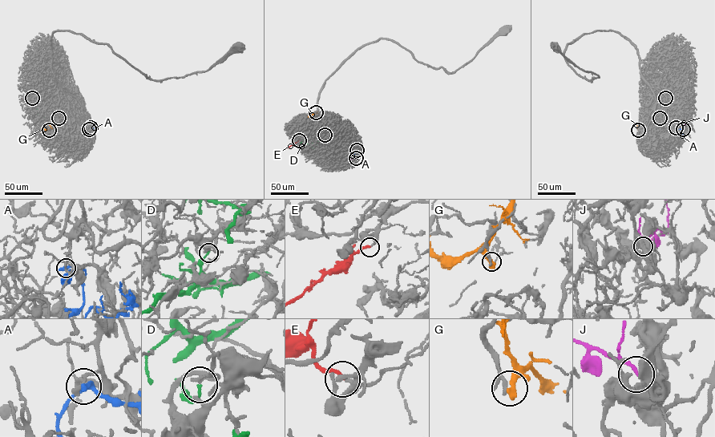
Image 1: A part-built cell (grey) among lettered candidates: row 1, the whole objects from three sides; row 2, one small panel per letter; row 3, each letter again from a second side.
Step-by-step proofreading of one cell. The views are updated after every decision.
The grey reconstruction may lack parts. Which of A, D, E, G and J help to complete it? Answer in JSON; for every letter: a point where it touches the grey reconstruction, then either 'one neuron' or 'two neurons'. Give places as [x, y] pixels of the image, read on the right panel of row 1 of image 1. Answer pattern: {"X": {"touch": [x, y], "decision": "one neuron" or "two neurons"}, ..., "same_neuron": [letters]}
{"A": {"touch": [676, 127], "decision": "two neurons"}, "D": {"touch": [660, 118], "decision": "two neurons"}, "E": {"touch": [665, 98], "decision": "one neuron"}, "G": {"touch": [638, 130], "decision": "two neurons"}, "J": {"touch": [683, 129], "decision": "two neurons"}, "same_neuron": ["E"]}

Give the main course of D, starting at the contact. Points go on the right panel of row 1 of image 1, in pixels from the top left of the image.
D: (660, 118), (667, 123), (667, 115), (672, 115), (672, 119), (667, 114)

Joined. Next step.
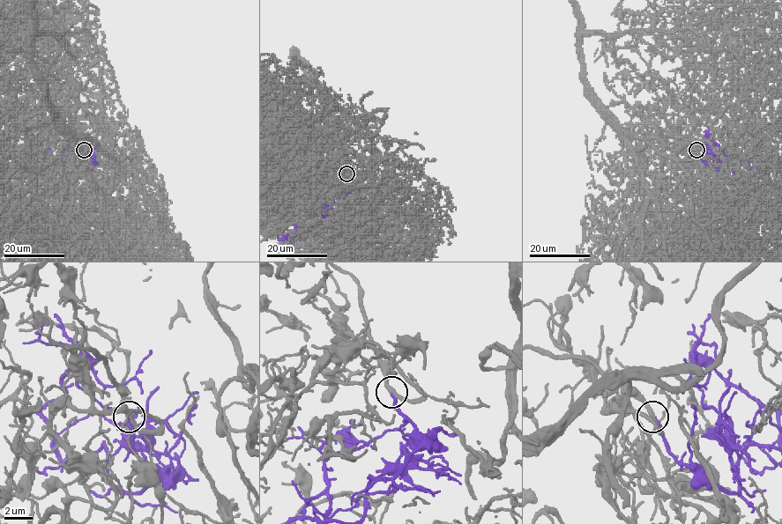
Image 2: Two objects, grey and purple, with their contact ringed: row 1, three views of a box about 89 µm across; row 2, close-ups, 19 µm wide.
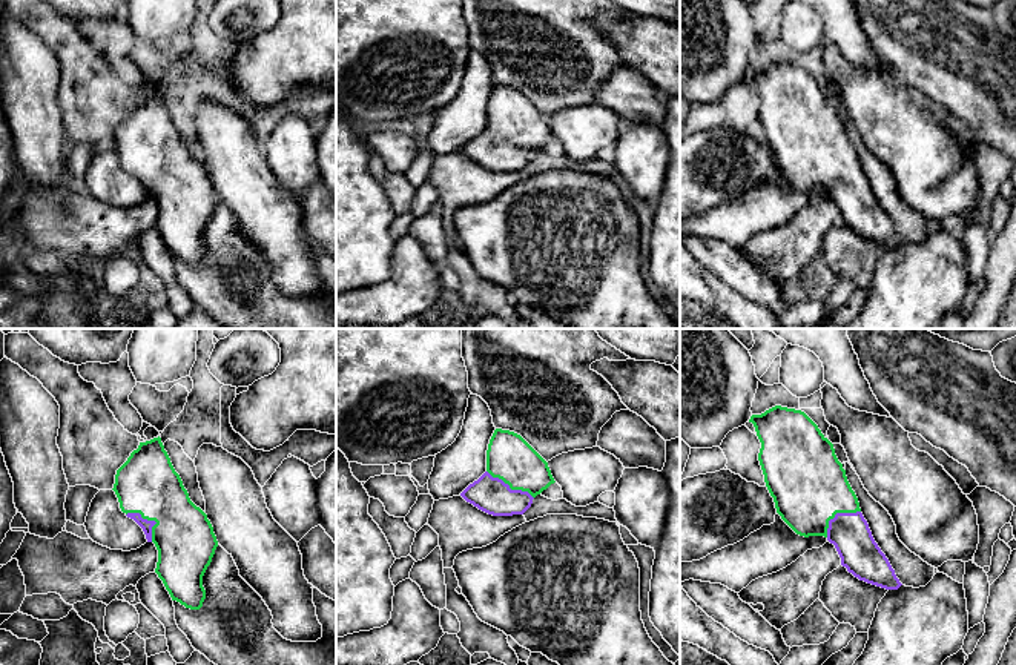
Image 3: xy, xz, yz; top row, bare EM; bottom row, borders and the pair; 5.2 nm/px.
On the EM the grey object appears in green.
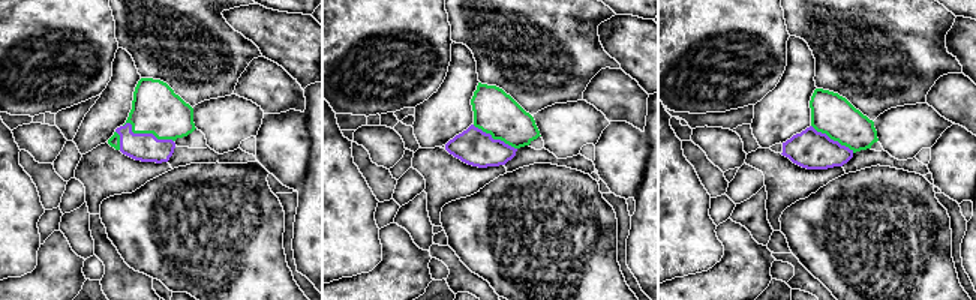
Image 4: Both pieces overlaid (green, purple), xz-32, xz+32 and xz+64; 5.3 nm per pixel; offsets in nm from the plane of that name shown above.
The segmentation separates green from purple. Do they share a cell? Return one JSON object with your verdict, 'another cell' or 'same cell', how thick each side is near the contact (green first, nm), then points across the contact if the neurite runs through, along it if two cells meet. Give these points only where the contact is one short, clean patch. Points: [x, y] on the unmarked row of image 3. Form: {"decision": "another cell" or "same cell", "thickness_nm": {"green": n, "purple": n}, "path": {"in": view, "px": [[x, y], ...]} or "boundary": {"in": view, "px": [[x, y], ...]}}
{"decision": "same cell", "thickness_nm": {"green": 320, "purple": 60}}

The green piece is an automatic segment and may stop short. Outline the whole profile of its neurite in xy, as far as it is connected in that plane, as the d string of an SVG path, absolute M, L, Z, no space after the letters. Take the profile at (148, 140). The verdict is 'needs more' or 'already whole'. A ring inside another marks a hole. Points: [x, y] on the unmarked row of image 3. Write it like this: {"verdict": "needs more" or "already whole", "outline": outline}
{"verdict": "needs more", "outline": "M160 92L140 98L117 126L112 146L121 167L155 200L155 229L172 256L200 266L206 255L203 232L218 197L207 170L190 157Z"}

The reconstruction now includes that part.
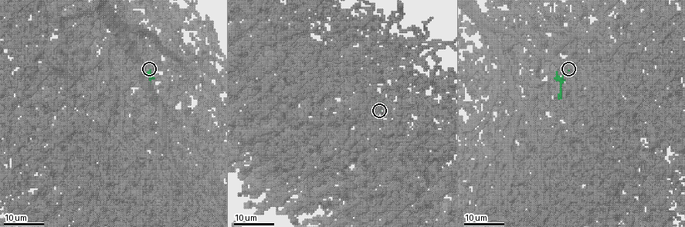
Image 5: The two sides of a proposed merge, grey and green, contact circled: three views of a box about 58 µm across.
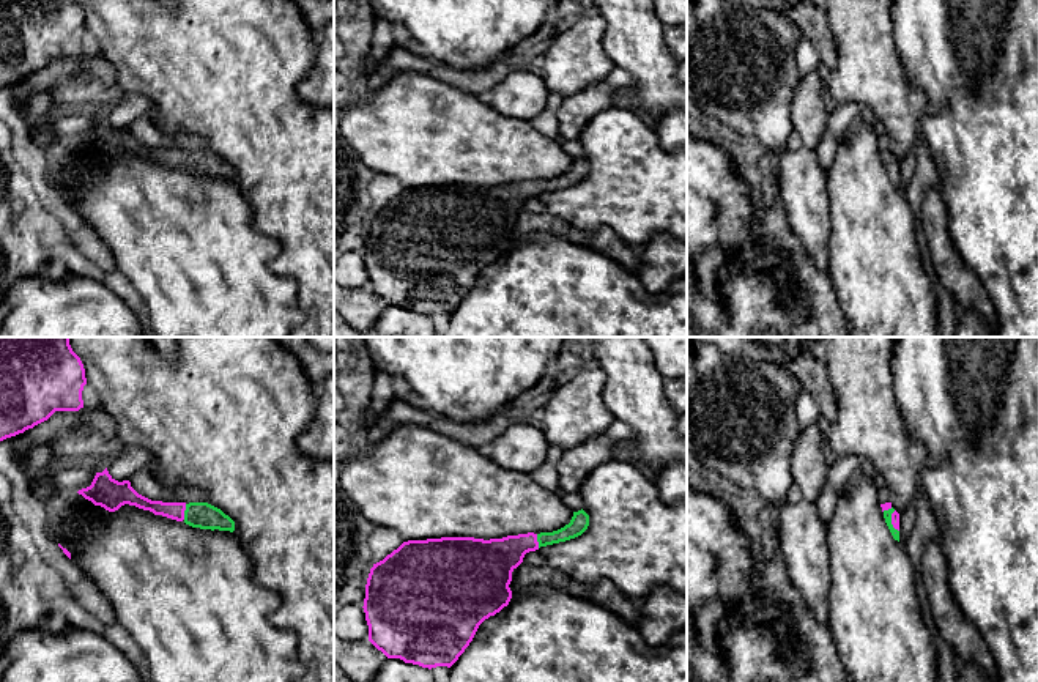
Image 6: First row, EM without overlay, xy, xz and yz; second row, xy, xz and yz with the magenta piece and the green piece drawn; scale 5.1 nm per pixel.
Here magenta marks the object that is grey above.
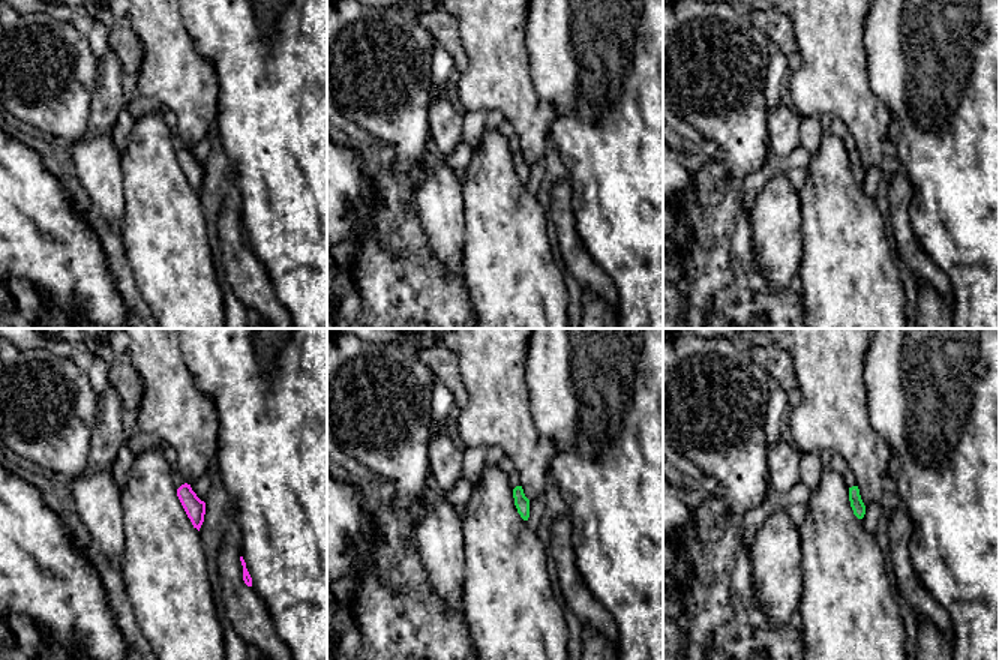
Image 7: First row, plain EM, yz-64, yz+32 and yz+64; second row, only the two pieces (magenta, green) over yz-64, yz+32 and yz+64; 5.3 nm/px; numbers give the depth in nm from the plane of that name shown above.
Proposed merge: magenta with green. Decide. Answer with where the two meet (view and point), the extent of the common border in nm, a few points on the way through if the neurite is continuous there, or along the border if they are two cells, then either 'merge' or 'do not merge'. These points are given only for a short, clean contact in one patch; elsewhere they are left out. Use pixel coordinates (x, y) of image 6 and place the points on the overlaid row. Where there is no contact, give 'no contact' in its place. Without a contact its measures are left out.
contact xy (183, 512); length 80 nm; way xy (175, 511), (183, 512), (203, 515); merge

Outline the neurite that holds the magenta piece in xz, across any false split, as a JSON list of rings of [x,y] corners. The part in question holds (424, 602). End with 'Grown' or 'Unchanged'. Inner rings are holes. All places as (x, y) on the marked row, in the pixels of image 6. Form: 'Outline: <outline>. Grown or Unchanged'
Outline: [[[581,509],[553,532],[403,542],[370,569],[362,606],[369,641],[387,658],[450,668],[479,625],[509,605],[512,572],[525,554],[575,539],[588,526]]]. Grown

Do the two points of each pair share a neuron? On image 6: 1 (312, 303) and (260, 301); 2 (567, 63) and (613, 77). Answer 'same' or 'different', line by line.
1: different
2: different

